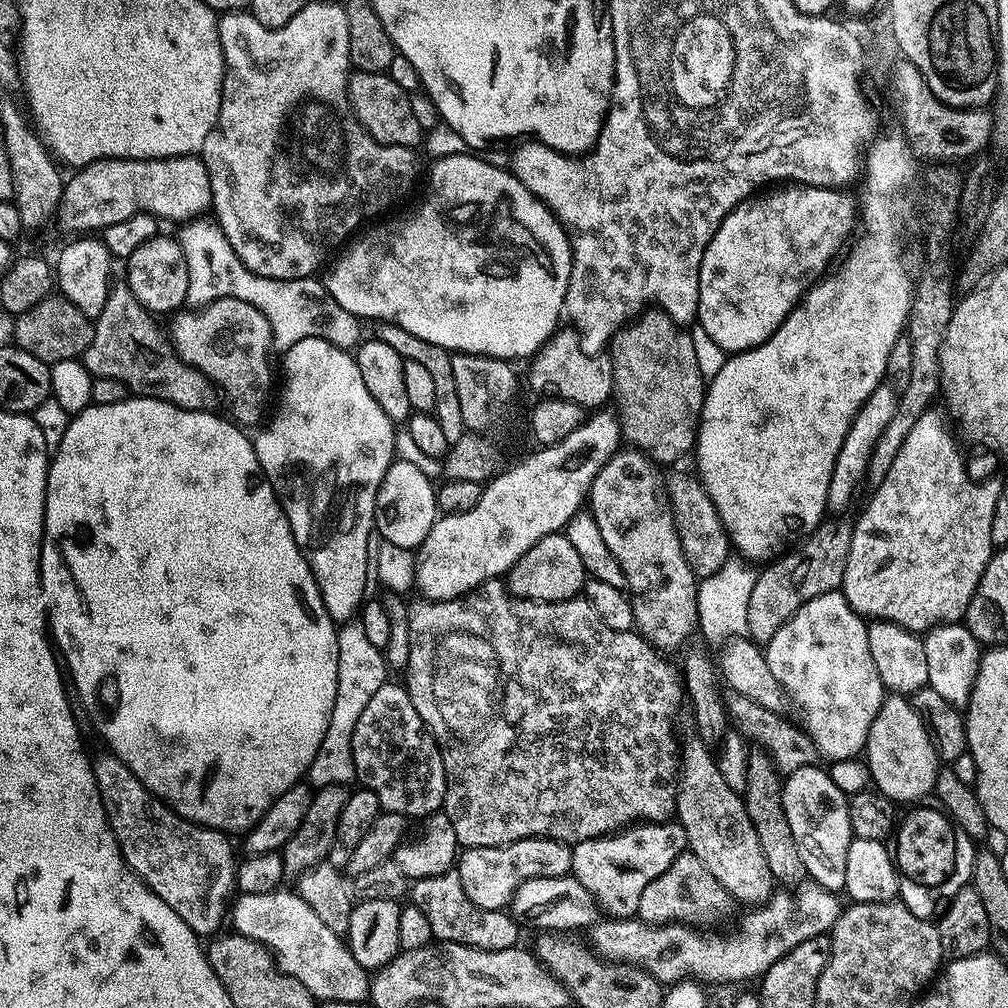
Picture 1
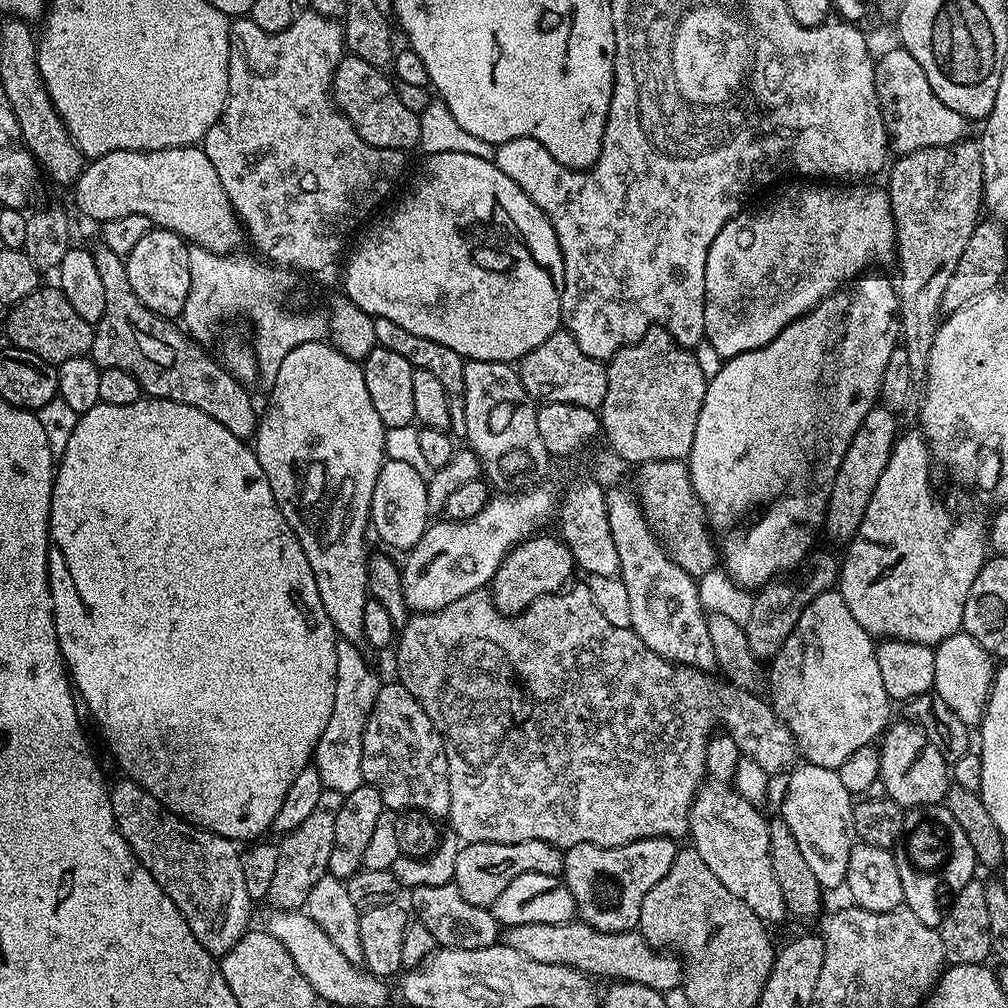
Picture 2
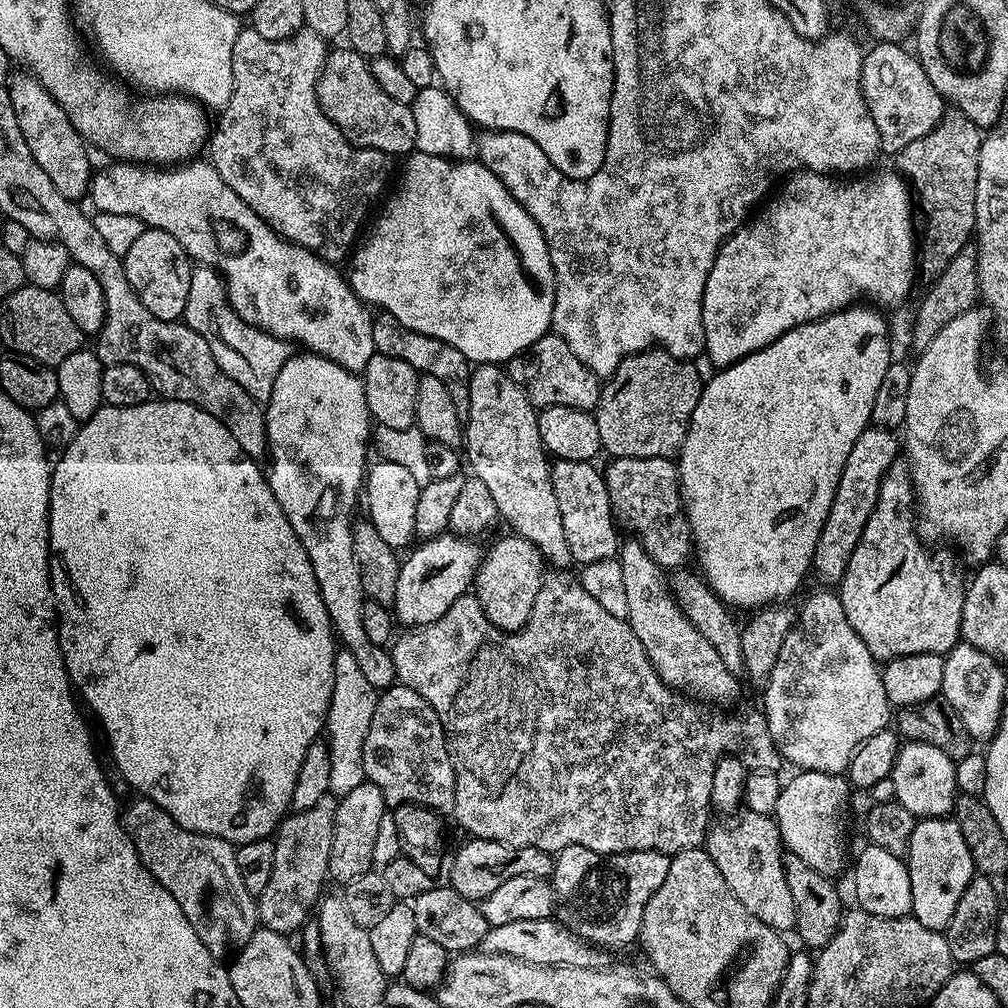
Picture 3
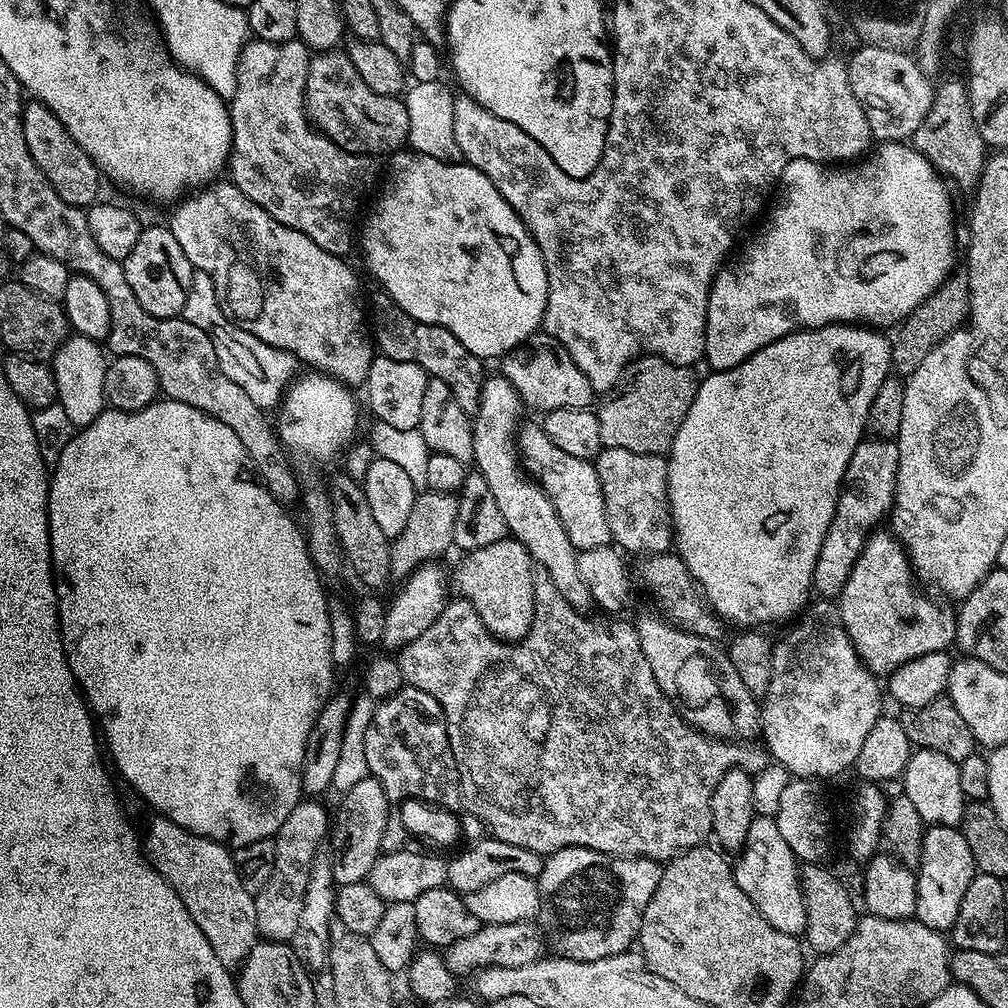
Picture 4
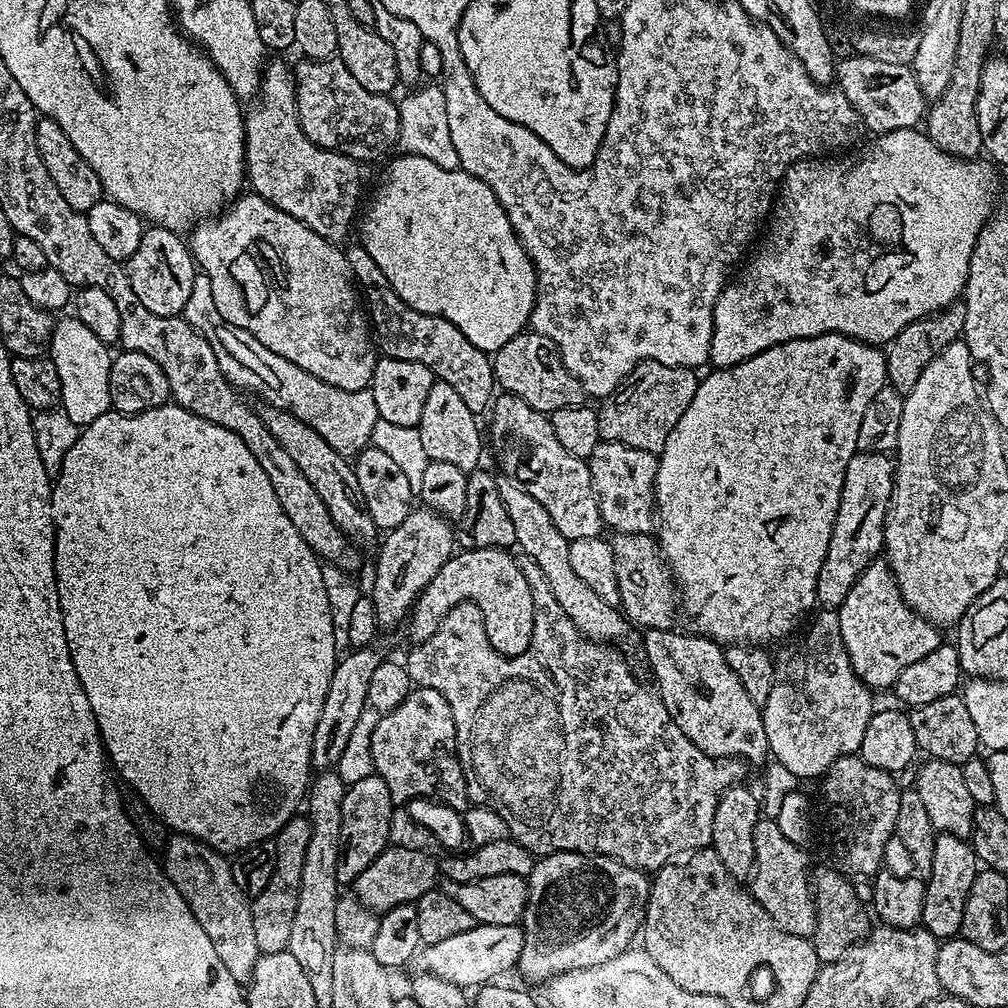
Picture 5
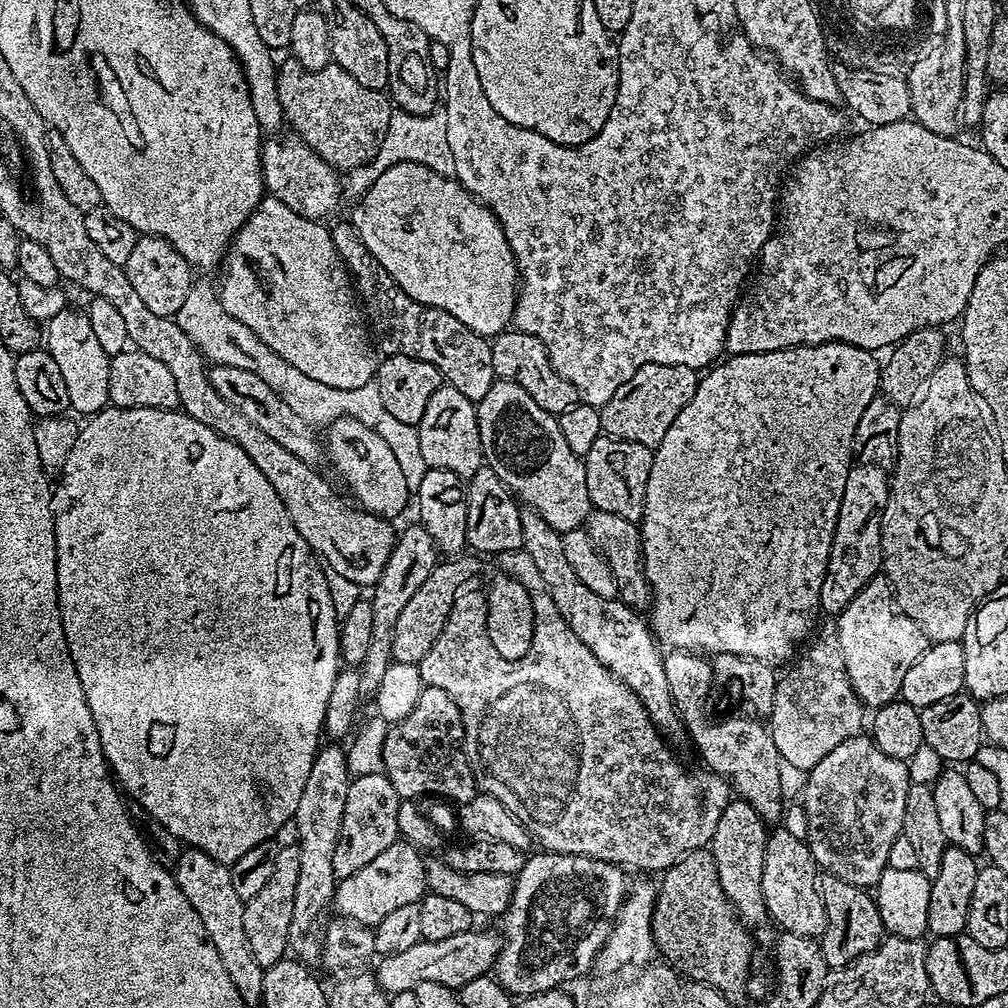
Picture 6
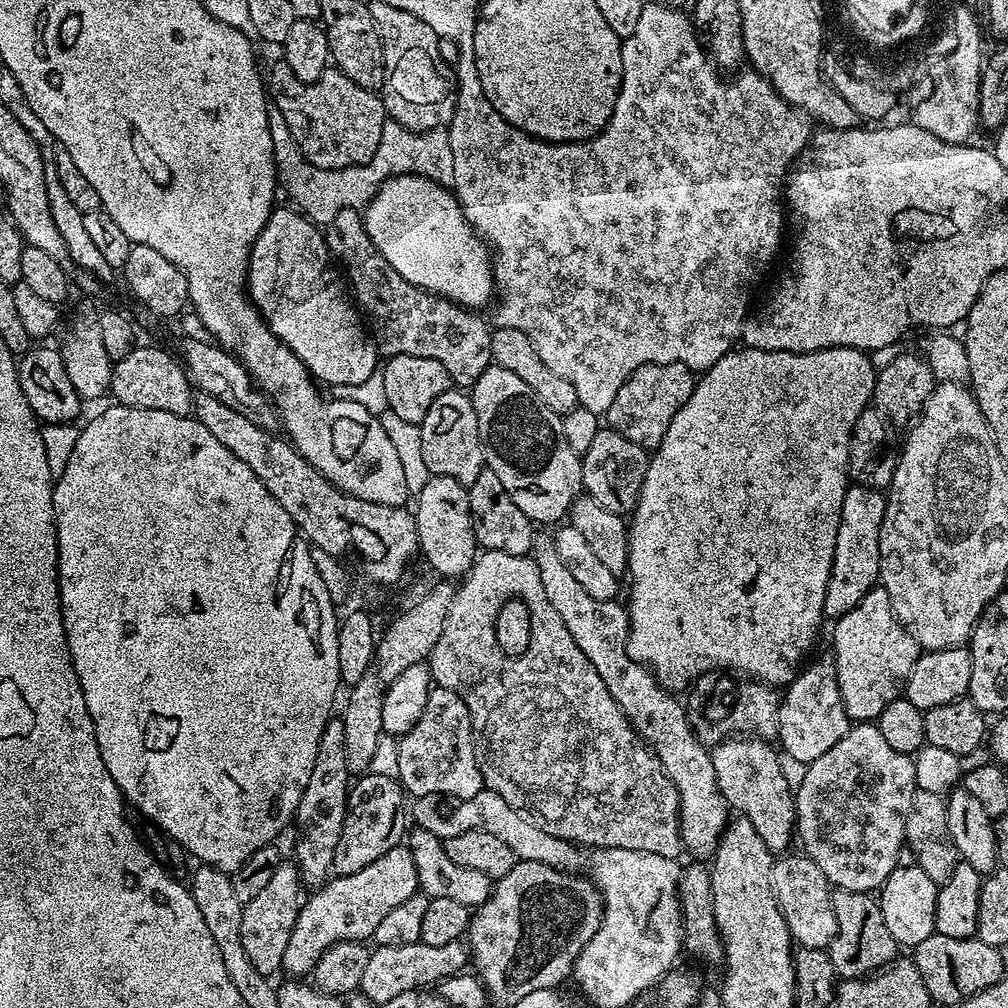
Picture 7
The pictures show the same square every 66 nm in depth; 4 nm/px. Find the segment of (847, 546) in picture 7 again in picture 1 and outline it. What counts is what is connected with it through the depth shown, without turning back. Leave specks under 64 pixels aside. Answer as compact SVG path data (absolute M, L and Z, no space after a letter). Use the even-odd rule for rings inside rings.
M882 383L874 390L874 394L870 394L870 398L866 398L866 402L862 402L862 410L858 410L854 422L850 422L846 442L842 442L842 450L838 450L838 462L834 462L834 474L830 474L828 507L833 513L844 514L844 511L851 506L860 483L862 485L865 483L870 454L874 454L874 444L881 437L882 430L886 430L890 418L894 418L894 410L899 401L897 389L893 388L891 383Z

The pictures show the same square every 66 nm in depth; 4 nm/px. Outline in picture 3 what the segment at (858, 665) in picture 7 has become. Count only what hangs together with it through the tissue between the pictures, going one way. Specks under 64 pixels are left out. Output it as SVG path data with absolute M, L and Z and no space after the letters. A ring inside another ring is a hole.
M898 458L882 480L878 502L870 518L866 518L866 530L862 530L862 538L858 546L854 546L846 574L838 585L842 610L846 610L850 626L854 626L854 634L866 642L866 650L870 650L878 662L927 652L944 656L954 645L961 643L960 623L966 591L966 576L964 580L960 573L961 561L955 551L952 553L940 548L937 552L931 552L923 542L925 543L914 519L912 473L907 463Z

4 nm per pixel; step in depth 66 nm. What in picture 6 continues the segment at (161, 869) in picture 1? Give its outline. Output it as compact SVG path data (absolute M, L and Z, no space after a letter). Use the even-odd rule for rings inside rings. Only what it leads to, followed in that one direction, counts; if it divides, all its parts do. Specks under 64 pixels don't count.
M185 847L174 865L174 875L182 894L194 906L194 914L202 918L202 926L206 926L206 934L210 942L214 942L214 950L218 950L218 958L222 958L222 966L226 974L230 974L230 982L234 982L234 990L242 994L242 1002L256 1006L264 998L264 967L254 958L250 951L250 941L246 938L246 926L242 926L244 900L238 898L232 881L232 869L229 865L219 864L210 854L197 848Z

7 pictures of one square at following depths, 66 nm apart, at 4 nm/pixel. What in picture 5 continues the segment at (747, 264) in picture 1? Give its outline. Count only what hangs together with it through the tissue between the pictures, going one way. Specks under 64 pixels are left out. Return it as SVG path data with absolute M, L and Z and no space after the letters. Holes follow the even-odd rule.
M919 127L881 132L872 138L872 141L861 152L851 152L847 153L849 154L848 160L843 160L840 157L843 155L840 154L824 154L819 158L795 160L785 170L784 178L780 181L779 189L774 197L766 231L755 245L756 253L754 253L755 248L751 253L752 261L748 265L745 263L735 273L734 279L724 285L722 294L714 306L714 330L708 355L713 369L732 368L782 342L809 340L811 336L821 336L831 332L837 332L840 336L849 336L852 340L861 340L863 344L884 346L906 326L910 326L910 322L920 320L924 316L931 316L934 312L946 310L963 297L964 287L970 274L970 258L978 242L978 234L994 216L992 207L995 206L996 195L1000 192L1000 180L995 172L997 169L984 158L965 158L944 152L930 139L927 131Z

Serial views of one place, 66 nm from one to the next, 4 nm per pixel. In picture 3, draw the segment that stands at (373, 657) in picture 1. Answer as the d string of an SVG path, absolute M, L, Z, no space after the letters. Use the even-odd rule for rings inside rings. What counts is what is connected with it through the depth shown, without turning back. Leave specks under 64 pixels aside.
M345 648L339 649L335 656L334 686L331 690L331 704L328 707L324 731L330 750L329 791L338 798L350 793L355 786L365 783L362 746L370 728L370 719L374 716L378 696L378 690L367 681L352 652Z

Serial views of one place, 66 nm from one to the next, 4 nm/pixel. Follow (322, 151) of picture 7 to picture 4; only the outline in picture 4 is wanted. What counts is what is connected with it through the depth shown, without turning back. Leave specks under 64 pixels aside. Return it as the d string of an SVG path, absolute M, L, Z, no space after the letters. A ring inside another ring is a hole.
M347 51L318 52L309 59L304 106L314 127L347 152L381 158L408 144L410 118L403 99L374 94L358 70L354 70Z

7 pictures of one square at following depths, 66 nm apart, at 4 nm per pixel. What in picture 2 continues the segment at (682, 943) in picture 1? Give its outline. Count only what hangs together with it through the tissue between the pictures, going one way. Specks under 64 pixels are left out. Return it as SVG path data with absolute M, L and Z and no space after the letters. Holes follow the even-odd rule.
M530 922L526 926L514 926L507 929L506 942L514 950L526 954L526 958L534 958L534 962L564 964L567 968L577 968L578 971L592 978L597 978L596 976L612 976L608 978L619 978L621 981L633 980L635 984L645 984L665 994L671 994L675 988L677 991L681 987L685 974L679 955L649 944L636 930L631 932L603 932L602 930L594 930L583 922L569 922L567 924Z

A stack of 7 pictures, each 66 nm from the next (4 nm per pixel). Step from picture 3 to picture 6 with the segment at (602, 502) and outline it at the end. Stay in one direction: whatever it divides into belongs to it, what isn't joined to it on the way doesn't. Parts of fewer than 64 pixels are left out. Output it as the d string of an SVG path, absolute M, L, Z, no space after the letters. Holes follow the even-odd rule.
M499 378L493 380L490 390L486 390L486 398L476 404L476 417L484 463L512 489L517 501L546 518L546 522L550 522L550 526L554 526L558 533L584 528L588 522L588 513L593 511L592 499L586 490L586 470L583 459L576 456L574 450L570 450L566 438L562 438L559 419L542 410L542 406L538 406L538 402L534 402L534 398L530 398L522 386Z

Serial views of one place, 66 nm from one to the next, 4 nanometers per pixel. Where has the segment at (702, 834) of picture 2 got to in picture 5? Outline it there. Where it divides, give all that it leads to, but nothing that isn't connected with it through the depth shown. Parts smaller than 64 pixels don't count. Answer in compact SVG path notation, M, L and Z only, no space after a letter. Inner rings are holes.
M761 818L754 830L754 862L750 873L752 897L786 934L811 937L816 925L816 901L810 883L810 863L801 845L790 842L775 819Z

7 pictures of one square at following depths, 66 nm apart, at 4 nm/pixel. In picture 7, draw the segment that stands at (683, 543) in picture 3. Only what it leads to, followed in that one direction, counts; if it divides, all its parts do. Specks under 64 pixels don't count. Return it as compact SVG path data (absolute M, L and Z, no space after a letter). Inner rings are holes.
M601 426L598 434L594 434L590 450L586 450L580 461L583 491L592 496L594 502L606 506L606 510L614 510L614 514L627 517L640 497L649 459L645 448L630 442L630 438L622 438L622 434L618 434L613 428Z

